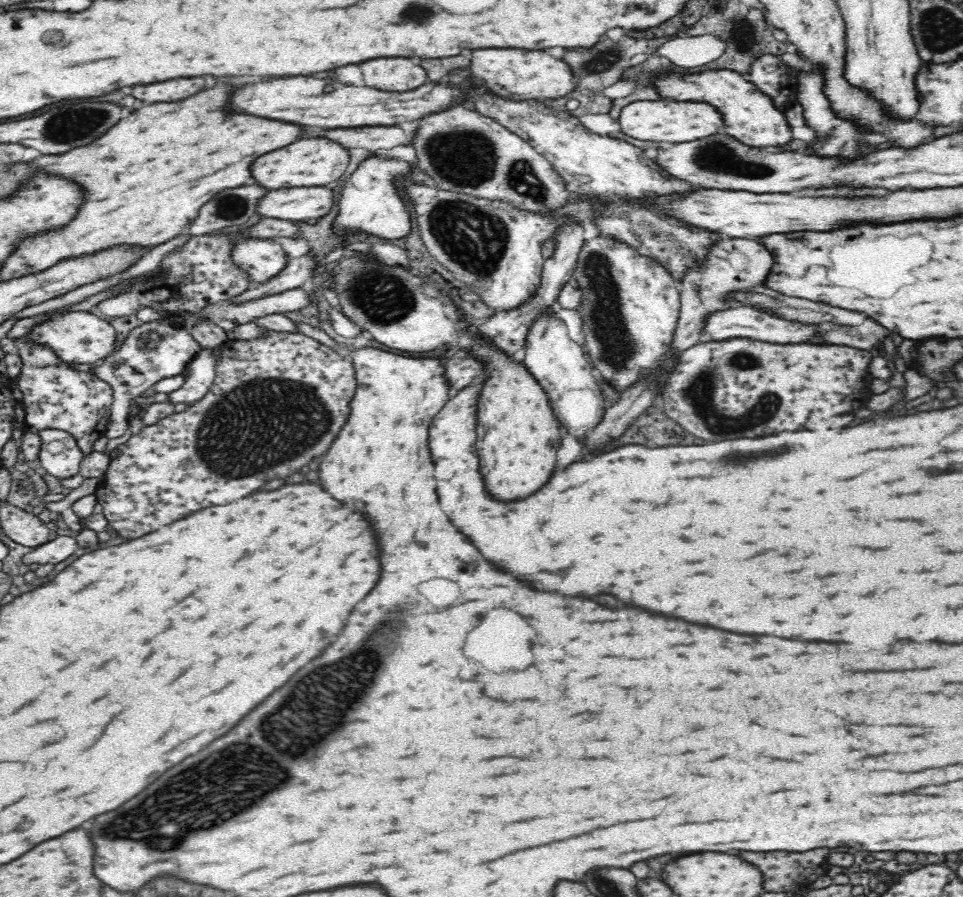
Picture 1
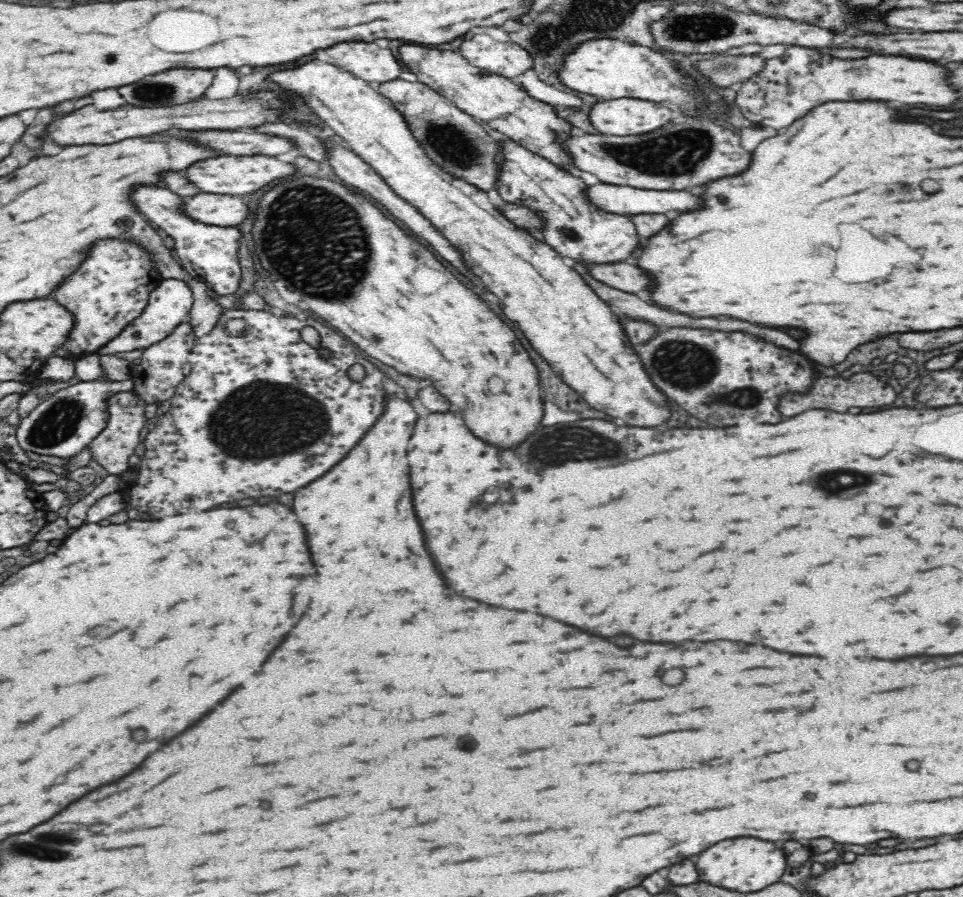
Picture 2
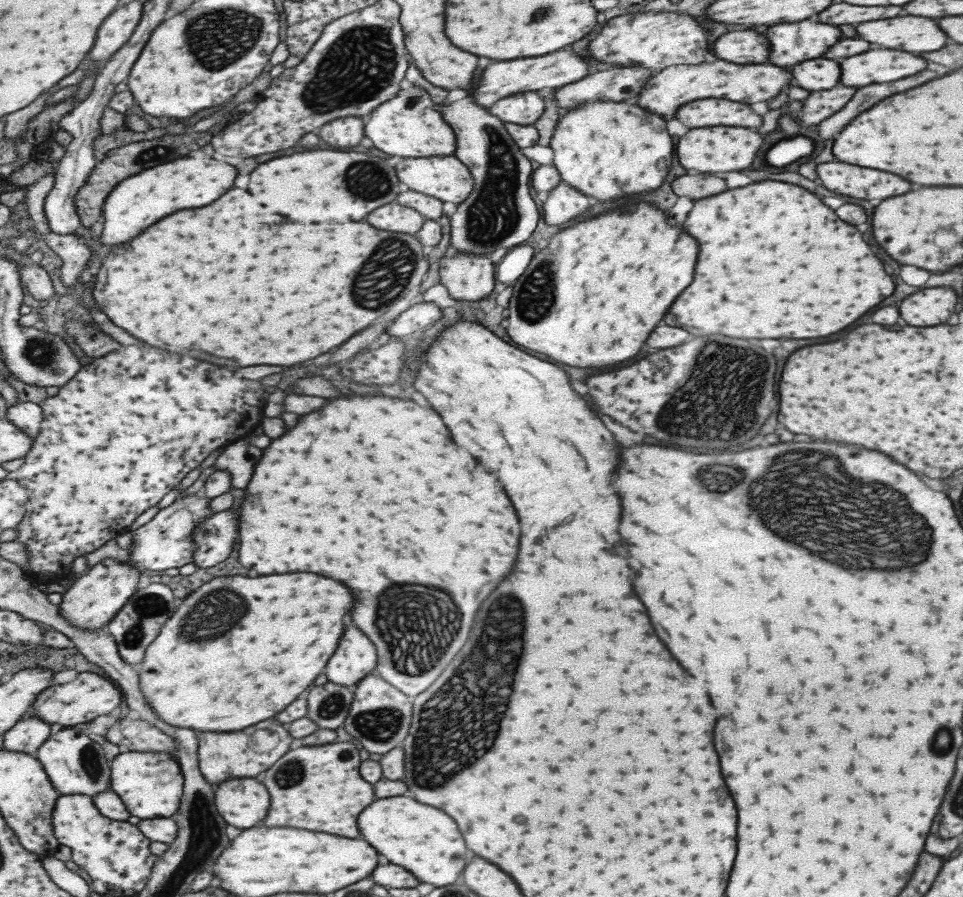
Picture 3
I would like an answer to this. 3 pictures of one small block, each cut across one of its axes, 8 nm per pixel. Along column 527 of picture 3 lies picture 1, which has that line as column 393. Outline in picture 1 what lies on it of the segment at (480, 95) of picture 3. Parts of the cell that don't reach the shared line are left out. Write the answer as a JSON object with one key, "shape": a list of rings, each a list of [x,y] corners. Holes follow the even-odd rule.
{"shape":[[[378,58],[358,64],[364,74],[364,84],[384,92],[410,92],[426,84],[426,70],[410,58]]]}

